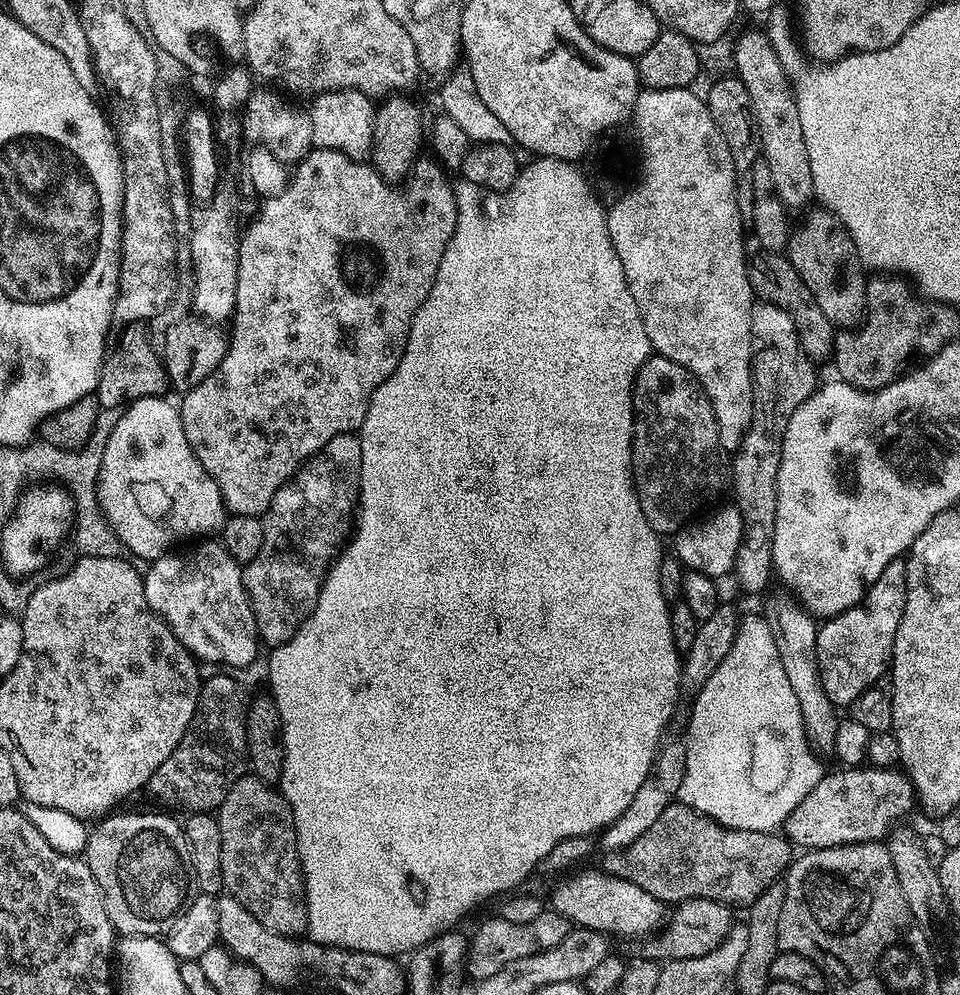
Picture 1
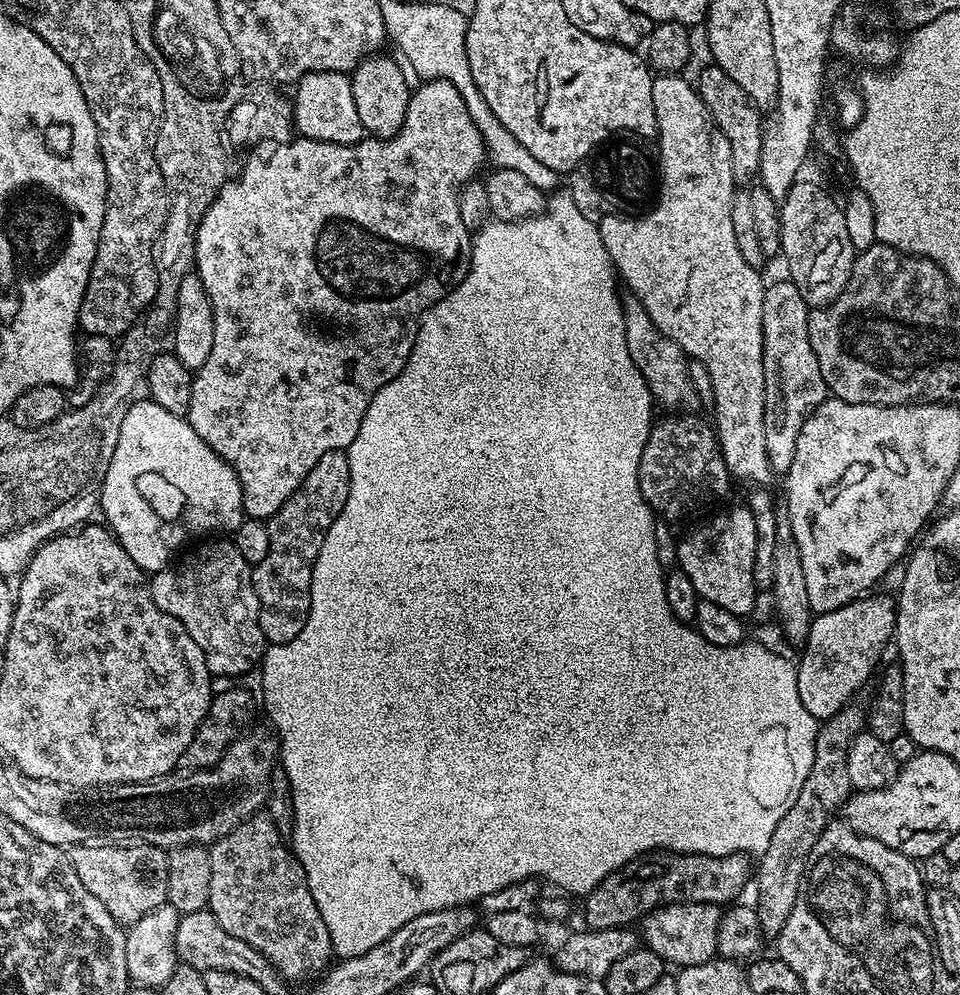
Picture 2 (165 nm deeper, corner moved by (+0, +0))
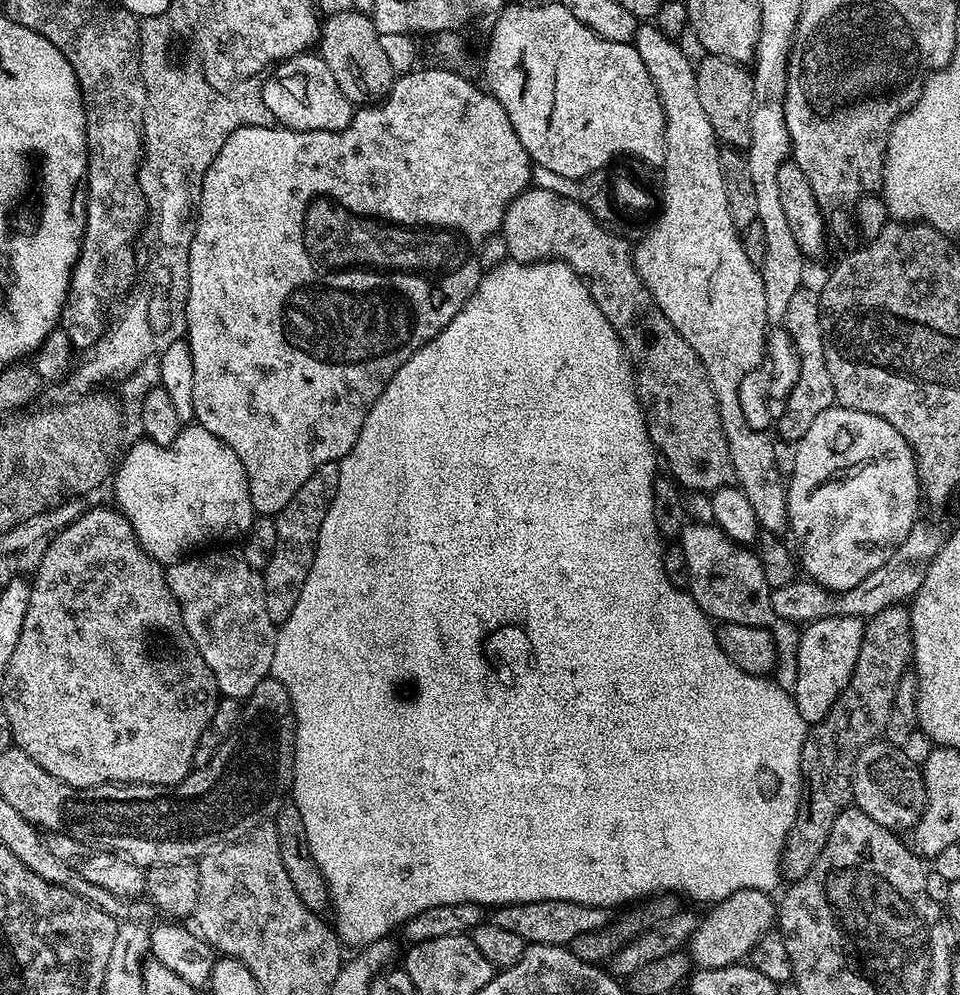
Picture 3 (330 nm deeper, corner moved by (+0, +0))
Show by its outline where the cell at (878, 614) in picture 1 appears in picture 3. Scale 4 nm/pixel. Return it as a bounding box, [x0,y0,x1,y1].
[794,616,865,726]

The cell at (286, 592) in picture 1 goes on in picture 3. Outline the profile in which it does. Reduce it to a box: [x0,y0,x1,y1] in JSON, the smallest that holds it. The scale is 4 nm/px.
[262,463,339,626]

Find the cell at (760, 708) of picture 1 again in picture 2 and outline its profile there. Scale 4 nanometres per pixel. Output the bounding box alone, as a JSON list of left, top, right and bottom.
[258,190,816,958]

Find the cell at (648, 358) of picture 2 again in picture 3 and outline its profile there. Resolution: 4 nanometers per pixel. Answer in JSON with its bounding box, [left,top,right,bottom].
[502,186,735,494]

